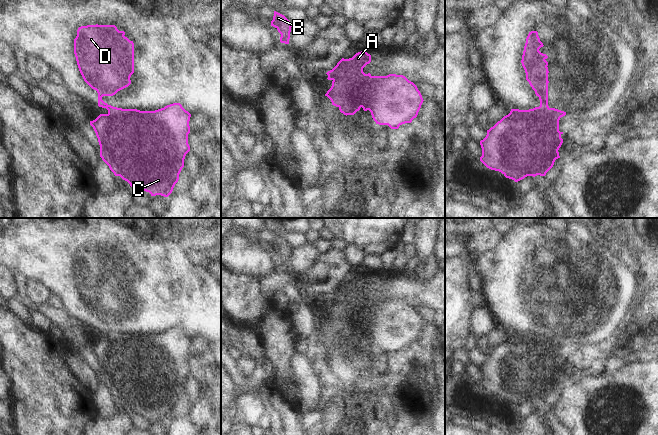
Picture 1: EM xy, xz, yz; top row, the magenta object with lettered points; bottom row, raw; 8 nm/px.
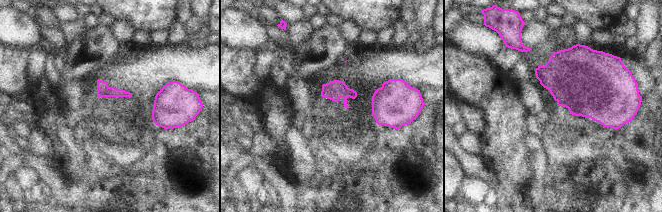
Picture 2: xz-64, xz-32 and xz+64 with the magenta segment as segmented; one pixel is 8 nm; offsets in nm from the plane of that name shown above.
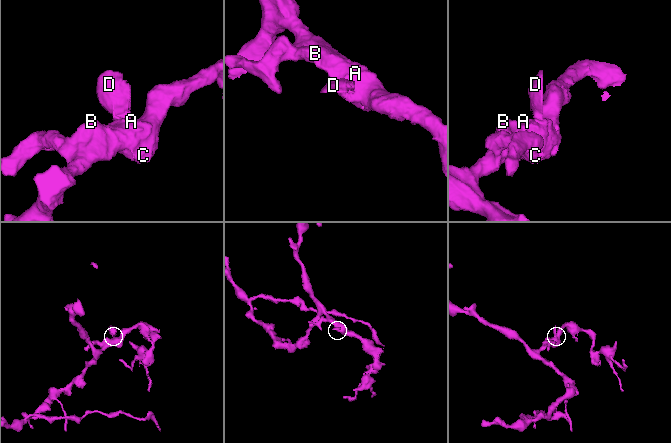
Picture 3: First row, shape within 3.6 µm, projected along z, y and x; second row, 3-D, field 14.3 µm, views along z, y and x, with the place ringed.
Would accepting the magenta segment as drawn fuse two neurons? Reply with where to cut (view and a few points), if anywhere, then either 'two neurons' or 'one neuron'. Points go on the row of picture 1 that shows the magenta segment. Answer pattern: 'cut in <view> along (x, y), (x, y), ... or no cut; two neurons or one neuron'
cut in yz along (528, 110), (536, 117), (551, 116), (560, 138); two neurons

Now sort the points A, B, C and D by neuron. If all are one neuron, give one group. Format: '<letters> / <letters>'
A B C / D

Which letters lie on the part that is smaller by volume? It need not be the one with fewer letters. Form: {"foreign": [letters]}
{"foreign": ["D"]}

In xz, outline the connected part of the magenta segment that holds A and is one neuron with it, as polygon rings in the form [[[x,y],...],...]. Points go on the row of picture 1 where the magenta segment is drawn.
[[[358,52],[352,58],[342,58],[337,65],[326,74],[328,80],[344,79],[349,90],[371,112],[373,120],[379,125],[388,125],[398,129],[400,125],[411,123],[417,117],[423,103],[423,98],[417,86],[403,75],[389,74],[387,76],[372,76],[365,74],[363,68],[371,62],[371,55]]]

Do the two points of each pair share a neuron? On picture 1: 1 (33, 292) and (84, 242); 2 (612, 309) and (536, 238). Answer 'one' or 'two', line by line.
1: two
2: one

